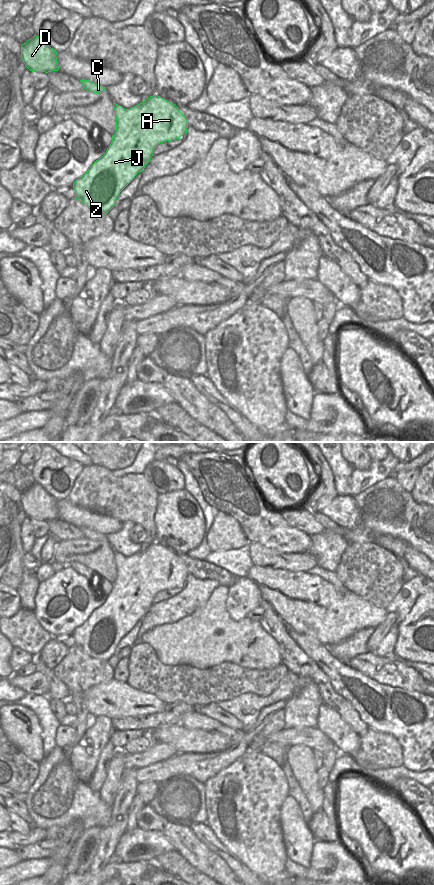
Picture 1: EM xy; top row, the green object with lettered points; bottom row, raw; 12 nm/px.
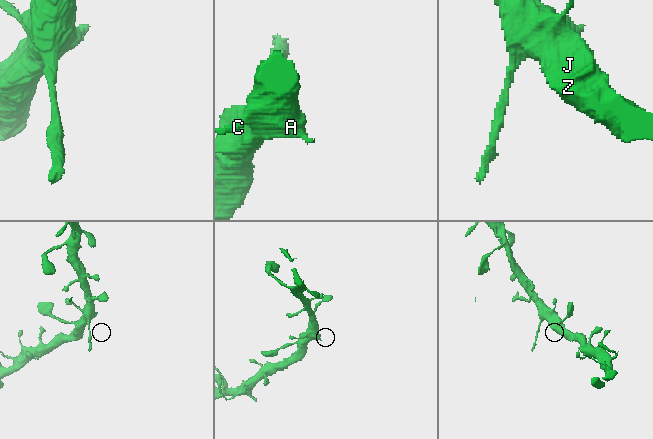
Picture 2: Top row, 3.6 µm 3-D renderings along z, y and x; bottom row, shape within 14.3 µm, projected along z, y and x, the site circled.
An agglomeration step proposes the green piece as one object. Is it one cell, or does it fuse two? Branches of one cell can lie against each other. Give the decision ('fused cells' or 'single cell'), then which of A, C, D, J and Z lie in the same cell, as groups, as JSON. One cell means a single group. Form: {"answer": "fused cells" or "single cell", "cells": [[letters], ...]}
{"answer": "single cell", "cells": [["A", "C", "D", "J", "Z"]]}

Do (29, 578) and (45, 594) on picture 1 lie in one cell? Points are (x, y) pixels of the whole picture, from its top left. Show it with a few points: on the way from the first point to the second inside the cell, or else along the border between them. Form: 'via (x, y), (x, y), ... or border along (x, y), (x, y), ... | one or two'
border along (39, 583), (35, 594), (34, 609) | two

